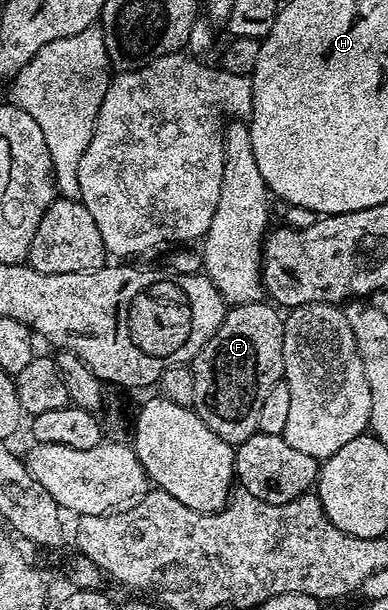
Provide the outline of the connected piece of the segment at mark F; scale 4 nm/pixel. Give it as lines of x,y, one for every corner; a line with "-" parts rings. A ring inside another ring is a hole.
270,302
235,304
227,311
224,322
216,334
198,352
192,361
196,398
193,409
199,418
215,434
231,446
243,444
249,436
258,431
260,406
272,386
284,380
284,320
279,309

